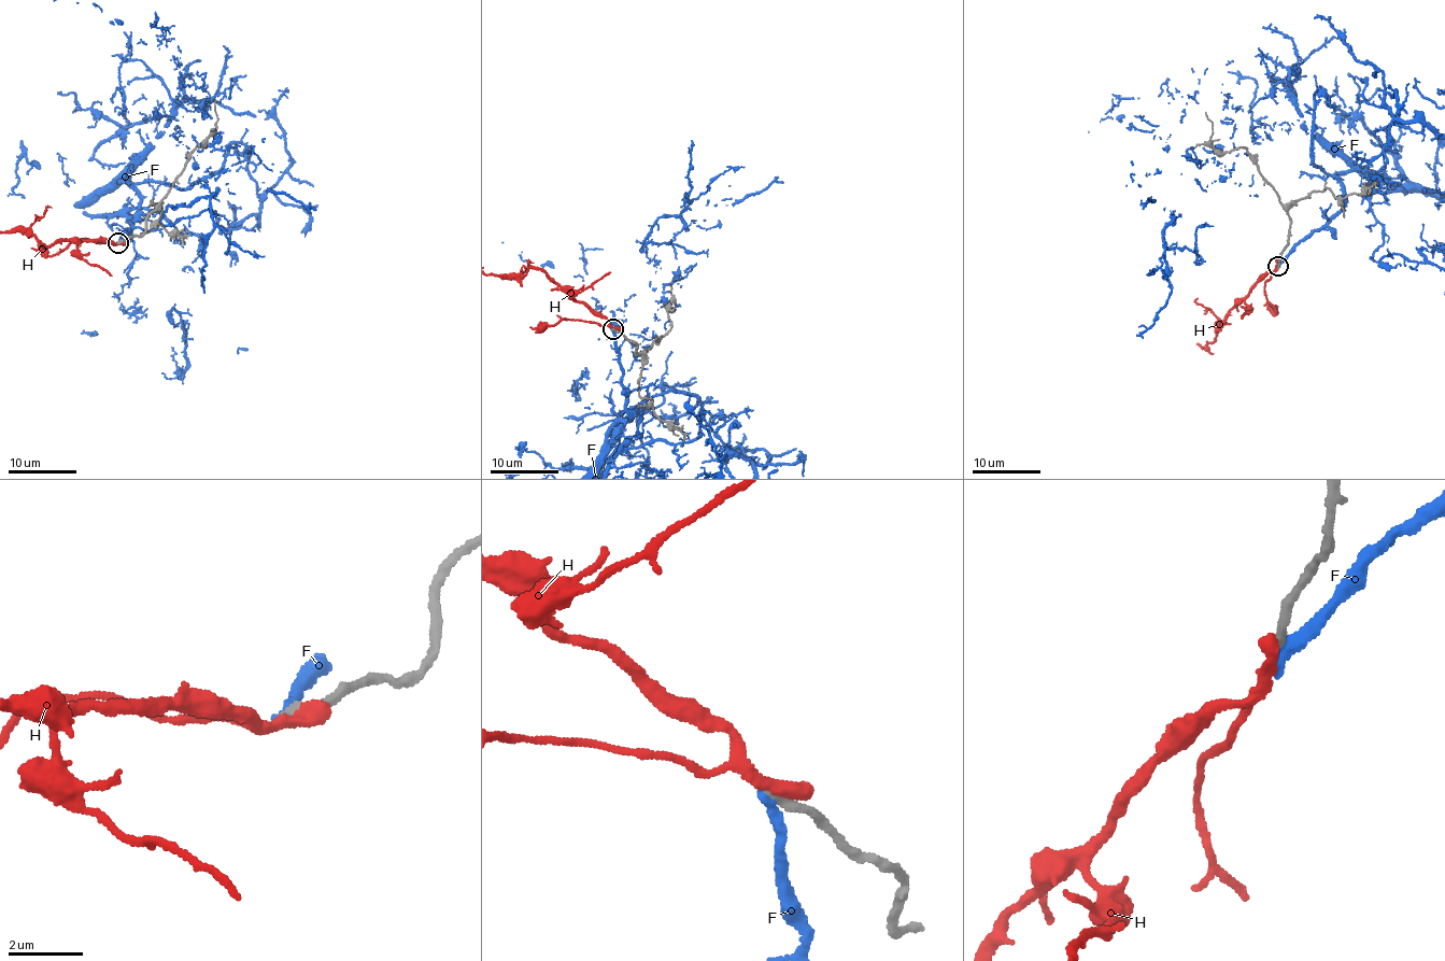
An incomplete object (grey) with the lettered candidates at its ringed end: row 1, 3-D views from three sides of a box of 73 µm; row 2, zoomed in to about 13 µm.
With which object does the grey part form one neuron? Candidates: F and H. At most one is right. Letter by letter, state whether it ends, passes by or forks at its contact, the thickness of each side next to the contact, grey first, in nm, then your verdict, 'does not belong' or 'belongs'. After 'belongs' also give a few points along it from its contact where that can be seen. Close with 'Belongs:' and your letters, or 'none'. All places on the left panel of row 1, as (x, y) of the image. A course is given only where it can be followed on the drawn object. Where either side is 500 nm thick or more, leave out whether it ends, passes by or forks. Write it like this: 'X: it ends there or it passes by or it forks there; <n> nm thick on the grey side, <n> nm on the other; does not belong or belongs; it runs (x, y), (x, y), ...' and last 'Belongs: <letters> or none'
F: it ends there; 280 nm thick on the grey side, 360 nm on the other; does not belong
H: 280 nm thick on the grey side, 500 nm on the other; does not belong
Belongs: none

